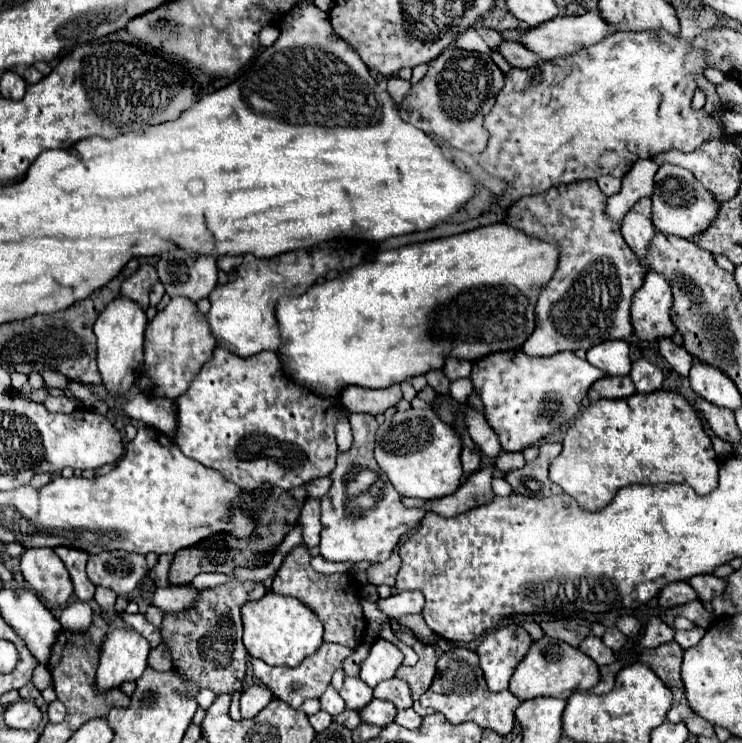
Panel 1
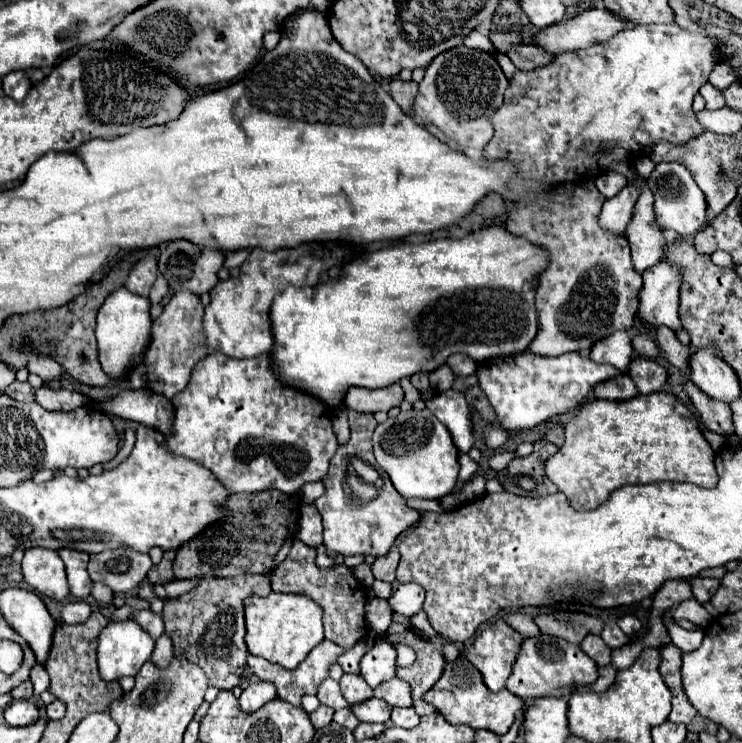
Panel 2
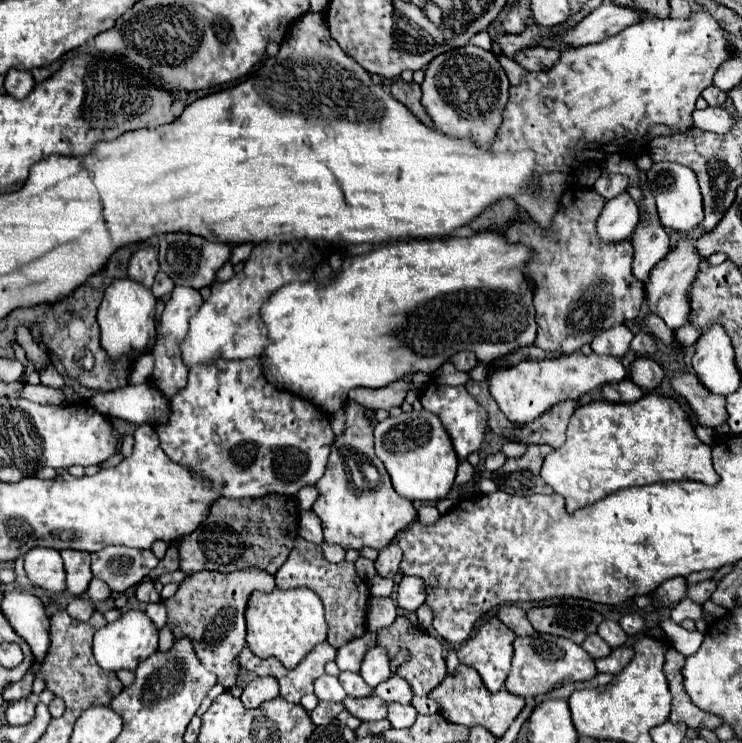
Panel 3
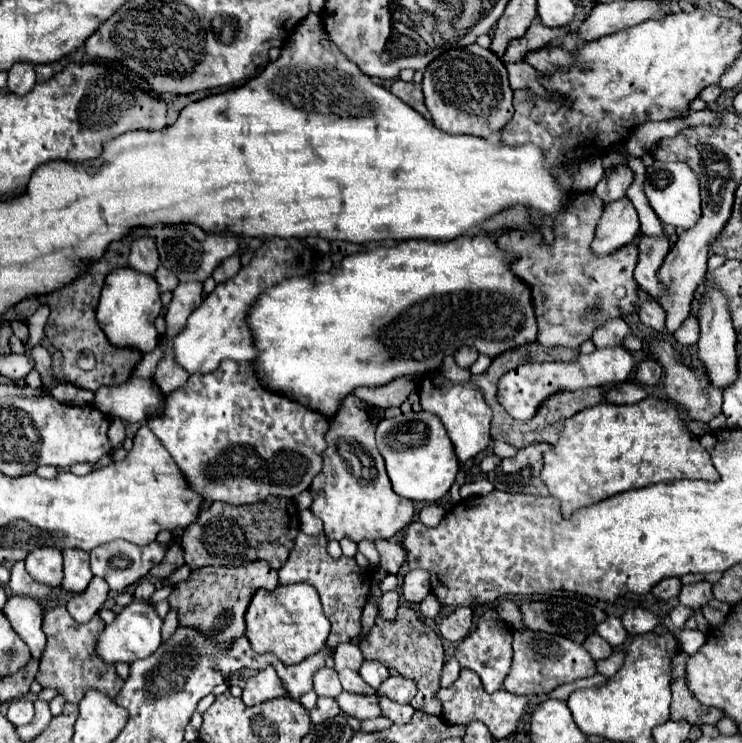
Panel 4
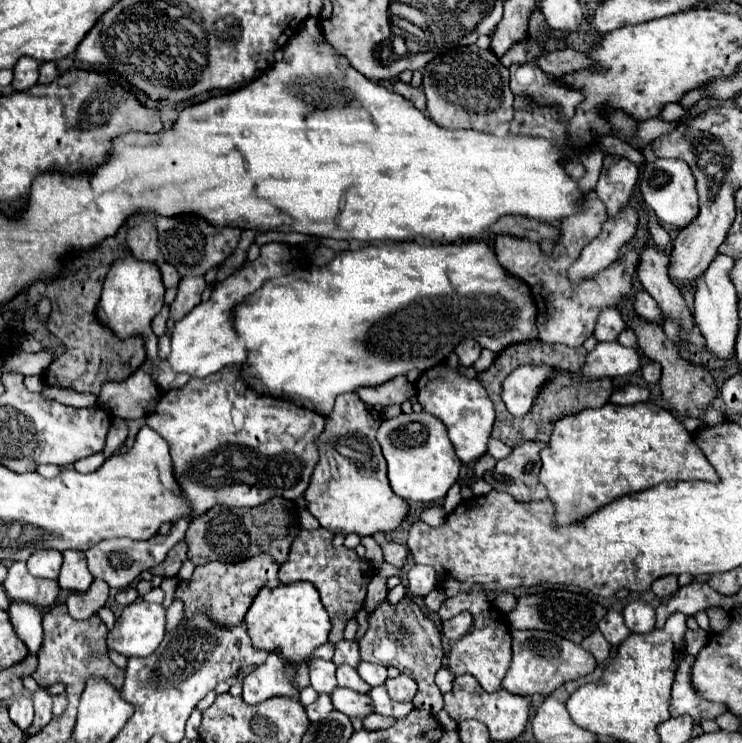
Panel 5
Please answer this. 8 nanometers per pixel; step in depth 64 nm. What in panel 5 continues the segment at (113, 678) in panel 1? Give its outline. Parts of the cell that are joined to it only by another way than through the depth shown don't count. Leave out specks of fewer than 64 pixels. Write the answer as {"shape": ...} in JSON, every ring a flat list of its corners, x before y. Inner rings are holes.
{"shape":[[138,600,126,606,108,632,106,646,110,652,118,652,126,658,150,656,164,638,166,610,162,604,150,604]]}

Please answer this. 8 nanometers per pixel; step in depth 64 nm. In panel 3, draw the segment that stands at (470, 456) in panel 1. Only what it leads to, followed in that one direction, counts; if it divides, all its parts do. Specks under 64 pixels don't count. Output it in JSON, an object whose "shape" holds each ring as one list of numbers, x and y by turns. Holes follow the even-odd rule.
{"shape":[[462,460,458,466,458,476,456,476,456,484,468,484,470,478,474,476,474,466,468,460]]}

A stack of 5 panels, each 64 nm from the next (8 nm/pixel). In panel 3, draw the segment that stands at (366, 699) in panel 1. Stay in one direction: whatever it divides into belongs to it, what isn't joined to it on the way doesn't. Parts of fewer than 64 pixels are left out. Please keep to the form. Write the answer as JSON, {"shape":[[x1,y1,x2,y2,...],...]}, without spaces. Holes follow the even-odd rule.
{"shape":[[342,672,340,674,340,684,346,690,346,694,352,696,352,698,364,698,364,696,372,696,374,694,374,690,356,672]]}

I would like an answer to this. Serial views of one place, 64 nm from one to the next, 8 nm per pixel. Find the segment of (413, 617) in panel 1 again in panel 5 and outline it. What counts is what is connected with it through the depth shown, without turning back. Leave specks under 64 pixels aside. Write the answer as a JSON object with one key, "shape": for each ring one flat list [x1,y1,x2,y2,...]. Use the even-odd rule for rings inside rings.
{"shape":[[436,588,436,590,432,590,432,592,424,598,424,606,426,606,430,612,438,612,438,608,442,606,444,600,446,600,444,592,440,592,440,590]]}

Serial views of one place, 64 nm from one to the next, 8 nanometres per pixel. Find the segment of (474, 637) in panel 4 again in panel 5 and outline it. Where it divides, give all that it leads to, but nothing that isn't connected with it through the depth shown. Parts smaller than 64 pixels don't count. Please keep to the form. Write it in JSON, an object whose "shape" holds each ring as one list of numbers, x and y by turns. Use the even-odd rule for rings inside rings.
{"shape":[[472,588,472,592,454,596,452,600,444,600,442,608,438,610,438,616,442,620,448,620,448,618,452,618,452,616,456,616,464,610,472,614,474,626,466,636,462,636,456,644,452,644,452,650,450,650,450,656,448,656,448,666,452,666,456,676,472,674,486,692,496,692,500,688,500,684,506,676,506,670,510,668,510,660,512,660,510,626,500,612,498,612,498,620,494,618,488,596,484,592,480,592,480,588]]}

